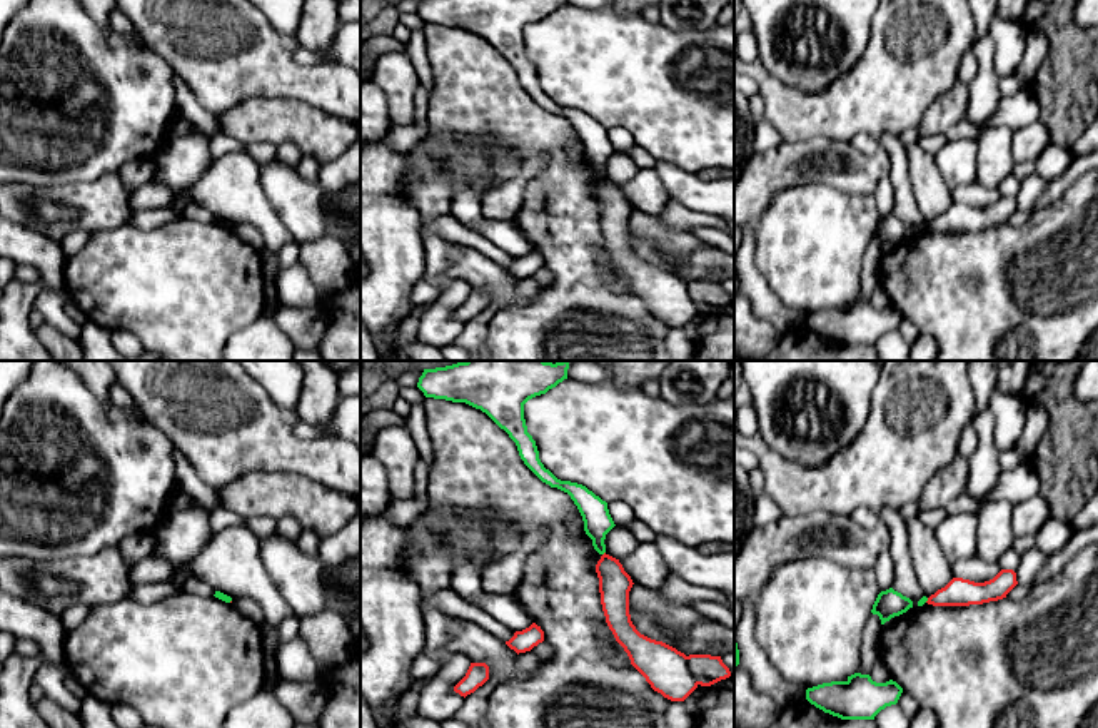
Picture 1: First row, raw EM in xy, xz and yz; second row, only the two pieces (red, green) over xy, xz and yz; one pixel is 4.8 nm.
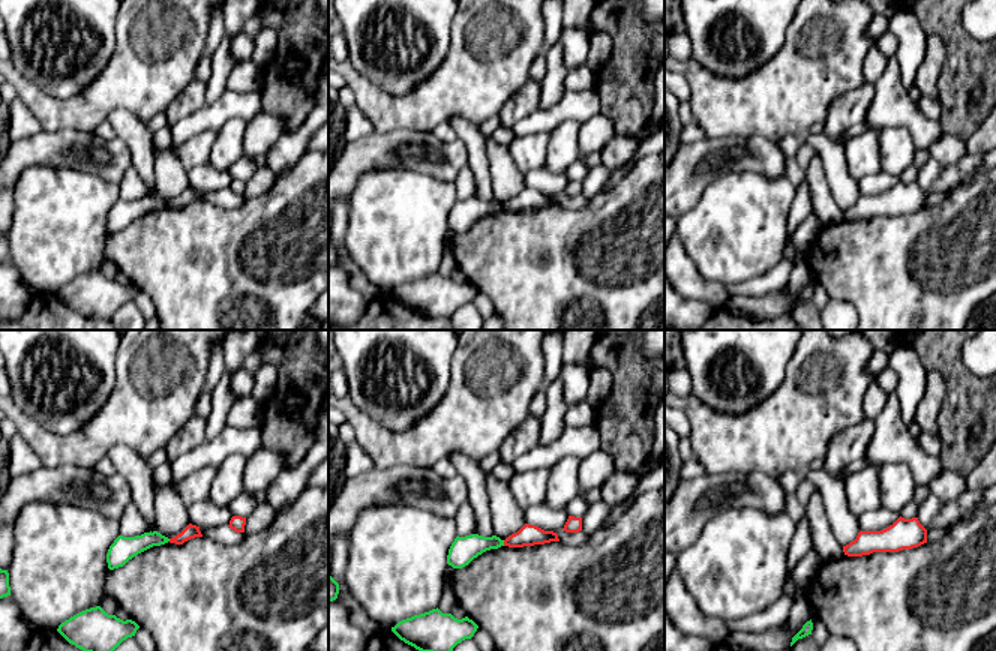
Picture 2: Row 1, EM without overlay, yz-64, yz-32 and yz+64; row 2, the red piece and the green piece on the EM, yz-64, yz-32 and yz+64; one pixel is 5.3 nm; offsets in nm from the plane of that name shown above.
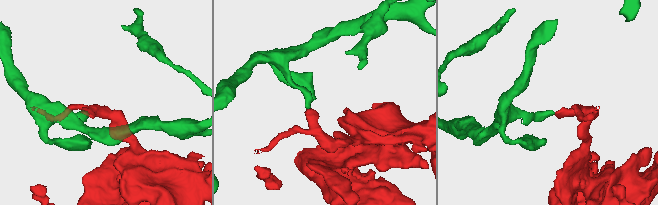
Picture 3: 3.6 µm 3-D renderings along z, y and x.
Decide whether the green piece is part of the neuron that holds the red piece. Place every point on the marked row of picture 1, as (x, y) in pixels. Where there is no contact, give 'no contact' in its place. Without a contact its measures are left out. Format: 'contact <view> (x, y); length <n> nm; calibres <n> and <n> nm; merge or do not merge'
contact yz (928, 600); length 30 nm; calibres 140 and 40 nm; do not merge

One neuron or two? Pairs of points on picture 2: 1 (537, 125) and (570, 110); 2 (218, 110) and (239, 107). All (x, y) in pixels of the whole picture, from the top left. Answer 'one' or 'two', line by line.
1: one
2: one

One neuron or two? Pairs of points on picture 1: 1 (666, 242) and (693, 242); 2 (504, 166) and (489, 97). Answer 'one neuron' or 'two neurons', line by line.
1: one neuron
2: one neuron

